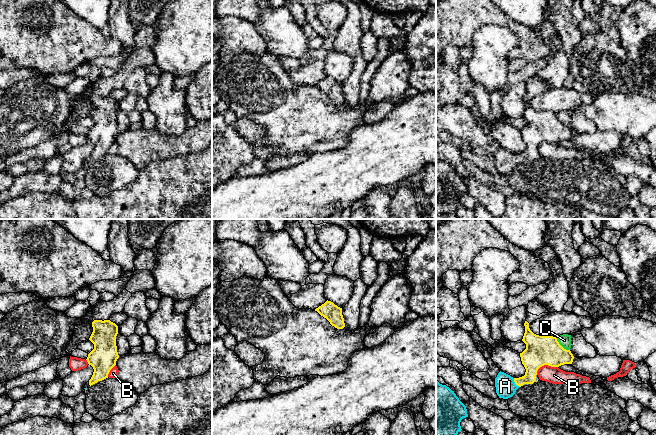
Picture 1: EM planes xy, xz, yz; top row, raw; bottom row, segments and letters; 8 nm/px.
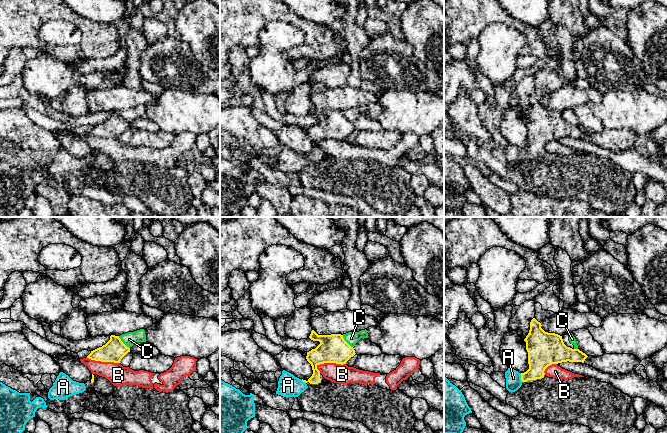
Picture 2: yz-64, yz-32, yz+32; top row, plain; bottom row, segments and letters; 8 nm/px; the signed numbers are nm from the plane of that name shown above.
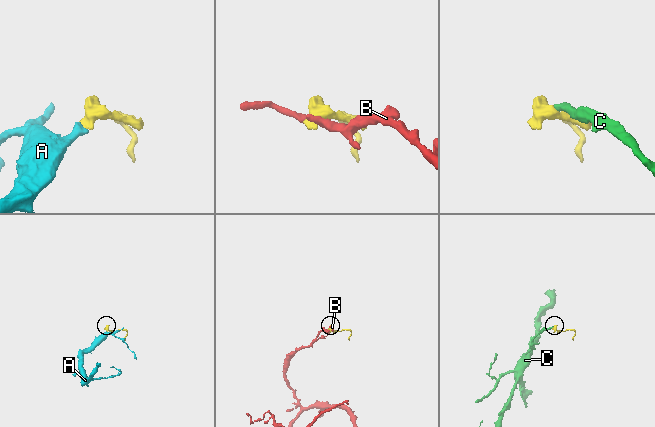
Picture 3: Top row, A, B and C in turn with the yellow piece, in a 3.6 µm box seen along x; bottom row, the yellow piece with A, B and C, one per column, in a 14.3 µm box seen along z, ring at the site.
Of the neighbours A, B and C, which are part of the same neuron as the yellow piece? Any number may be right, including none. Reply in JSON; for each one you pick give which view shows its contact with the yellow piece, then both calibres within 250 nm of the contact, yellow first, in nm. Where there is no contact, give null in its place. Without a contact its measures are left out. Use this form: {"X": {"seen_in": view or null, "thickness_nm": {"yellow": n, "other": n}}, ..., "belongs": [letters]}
{"A": {"seen_in": "yz", "thickness_nm": {"yellow": 180, "other": 160}}, "belongs": ["A"]}

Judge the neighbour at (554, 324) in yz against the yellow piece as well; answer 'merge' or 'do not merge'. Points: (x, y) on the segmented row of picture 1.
do not merge

